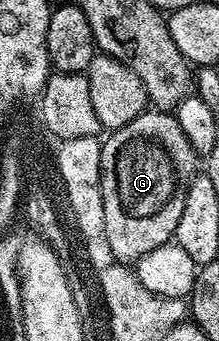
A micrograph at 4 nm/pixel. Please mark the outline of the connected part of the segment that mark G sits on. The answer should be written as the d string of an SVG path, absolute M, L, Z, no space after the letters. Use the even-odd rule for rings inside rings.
M145 111L139 113L121 129L109 132L101 144L100 186L102 203L106 211L106 227L103 240L108 241L108 249L120 263L135 263L142 255L154 251L154 247L169 244L175 238L178 219L186 207L188 183L198 173L198 154L186 139L178 119L168 111Z

